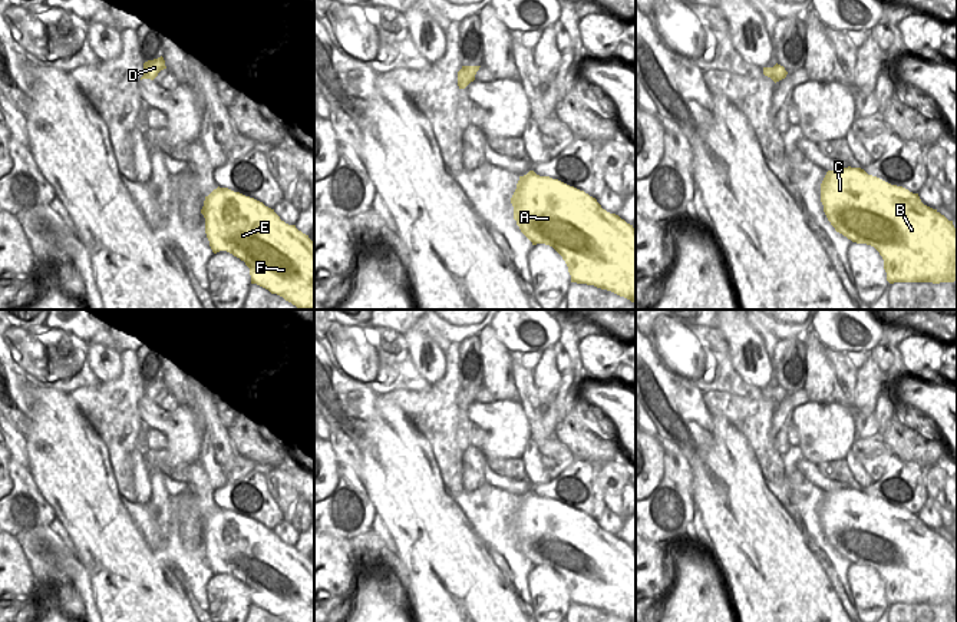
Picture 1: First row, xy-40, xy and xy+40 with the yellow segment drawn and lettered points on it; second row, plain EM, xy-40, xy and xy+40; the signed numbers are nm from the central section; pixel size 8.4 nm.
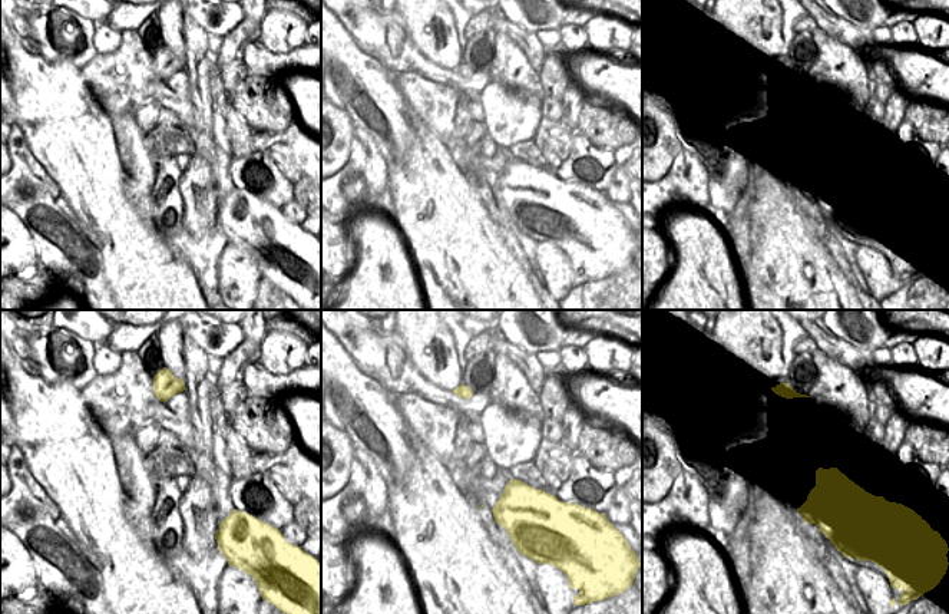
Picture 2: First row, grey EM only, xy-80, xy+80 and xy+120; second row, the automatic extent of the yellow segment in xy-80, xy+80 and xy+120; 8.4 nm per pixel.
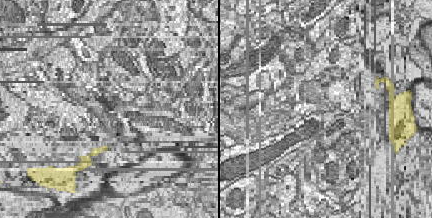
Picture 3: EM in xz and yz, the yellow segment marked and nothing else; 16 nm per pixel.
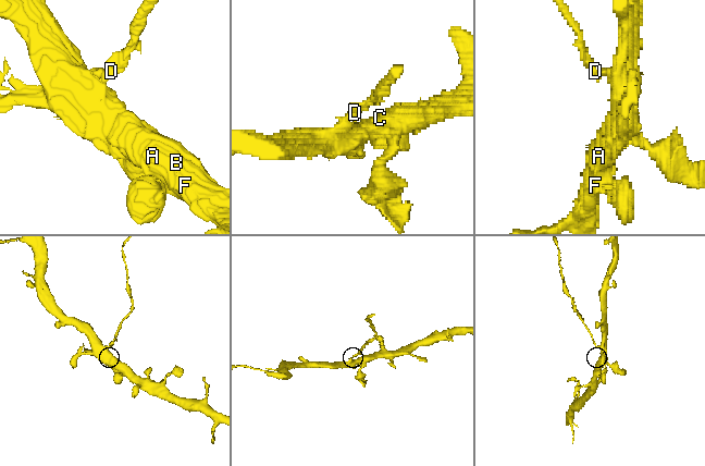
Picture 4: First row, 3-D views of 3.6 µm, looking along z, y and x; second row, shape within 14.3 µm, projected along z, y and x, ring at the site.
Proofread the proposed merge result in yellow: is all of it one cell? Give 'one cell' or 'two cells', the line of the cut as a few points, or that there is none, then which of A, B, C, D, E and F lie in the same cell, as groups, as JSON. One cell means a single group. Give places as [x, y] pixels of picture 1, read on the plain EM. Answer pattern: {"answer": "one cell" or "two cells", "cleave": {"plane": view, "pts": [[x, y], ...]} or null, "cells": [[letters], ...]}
{"answer": "two cells", "cleave": {"plane": "xy", "pts": [[464, 387], [458, 397]]}, "cells": [["A", "B", "C", "E", "F"], ["D"]]}

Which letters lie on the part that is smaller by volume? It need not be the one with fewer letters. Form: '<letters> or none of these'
D

